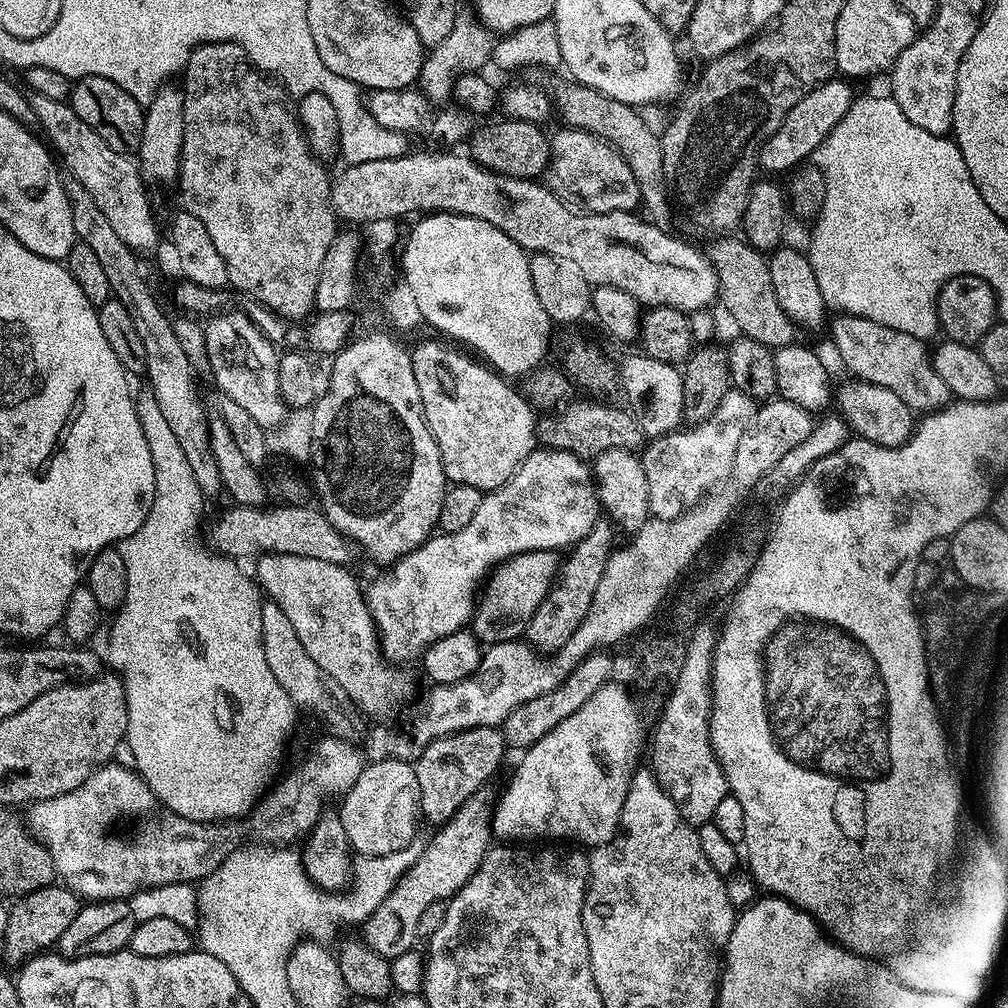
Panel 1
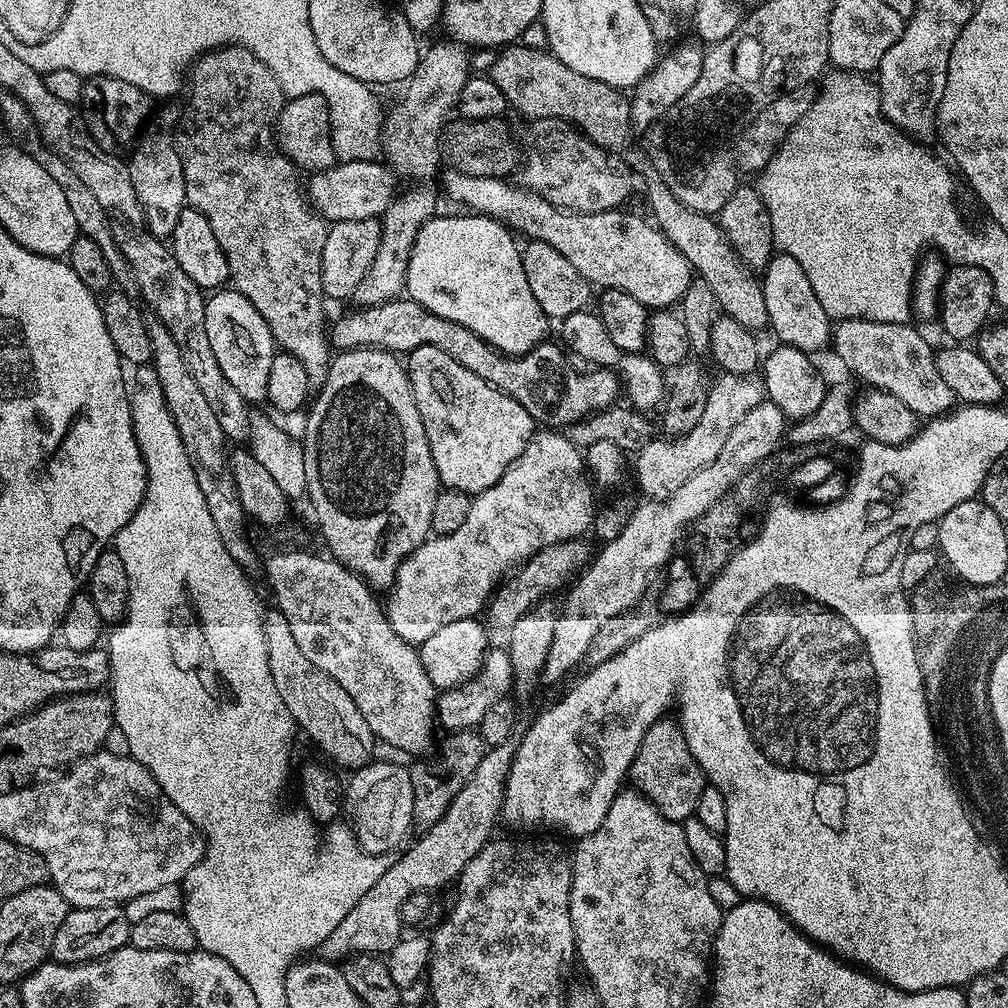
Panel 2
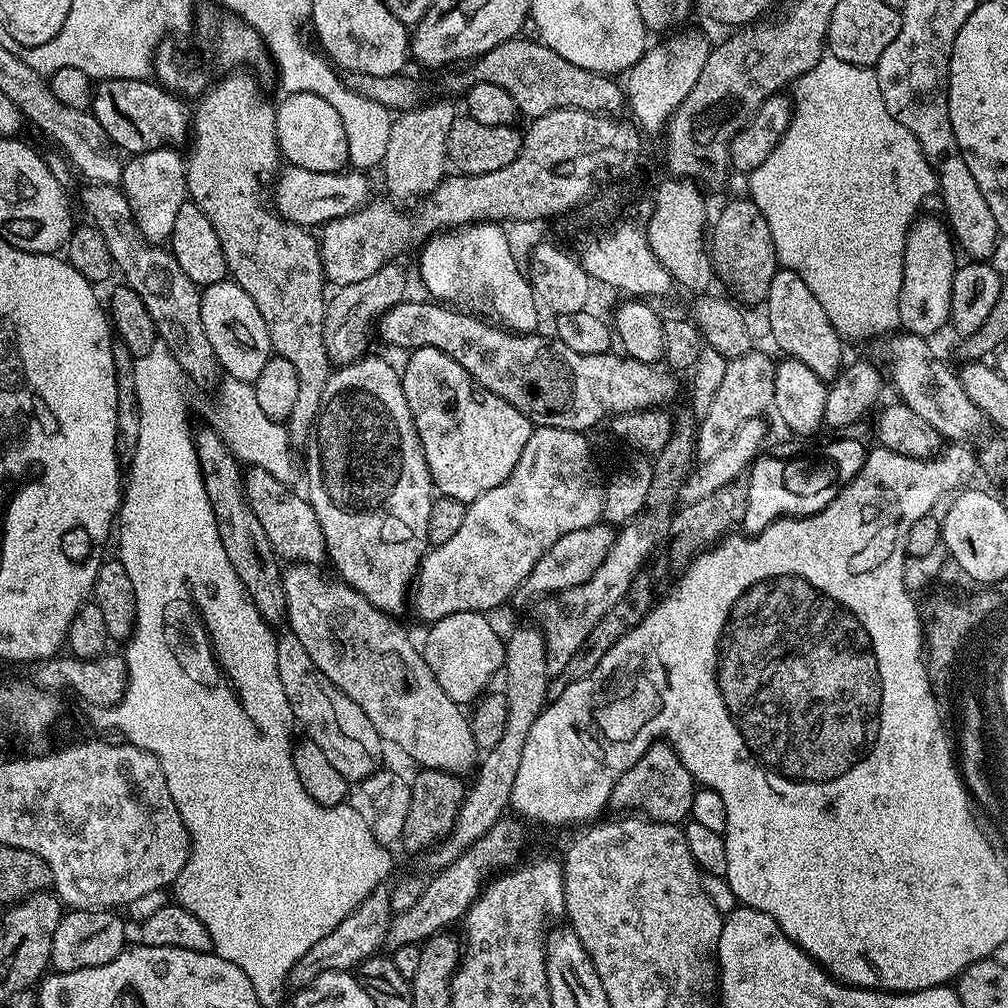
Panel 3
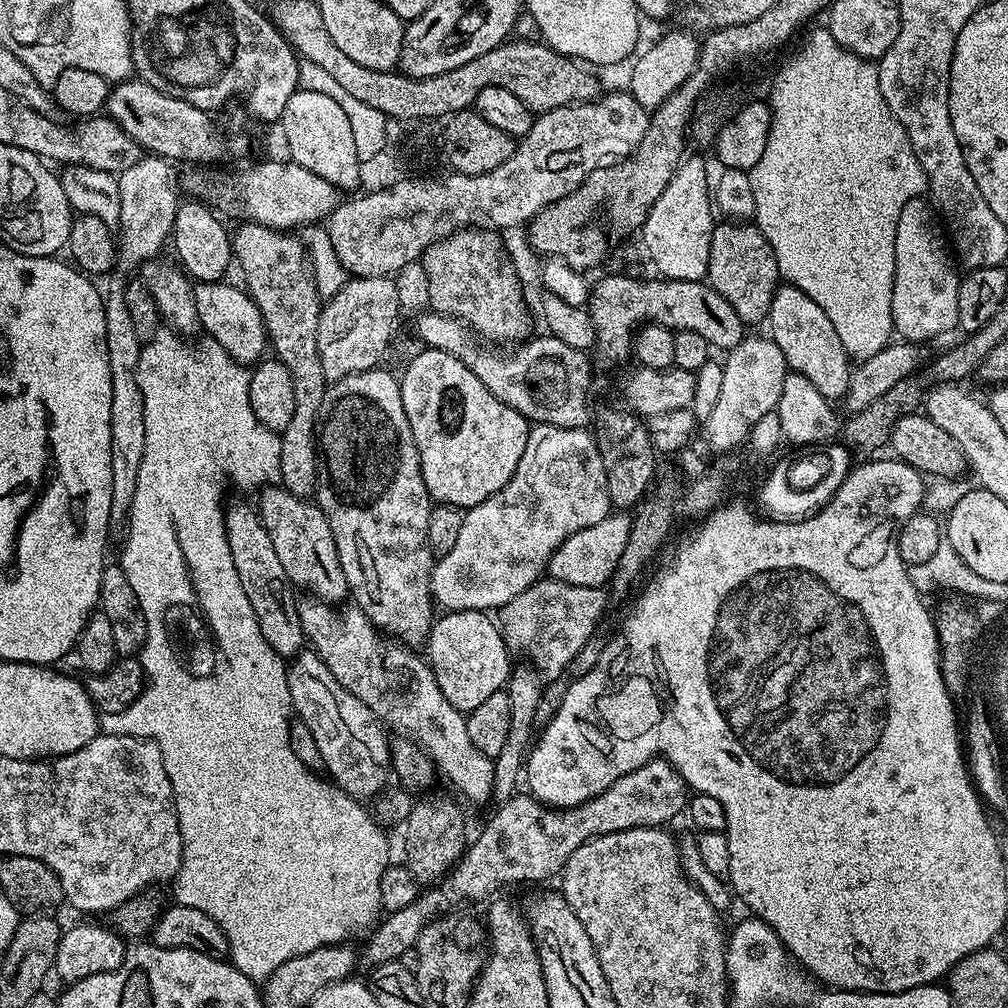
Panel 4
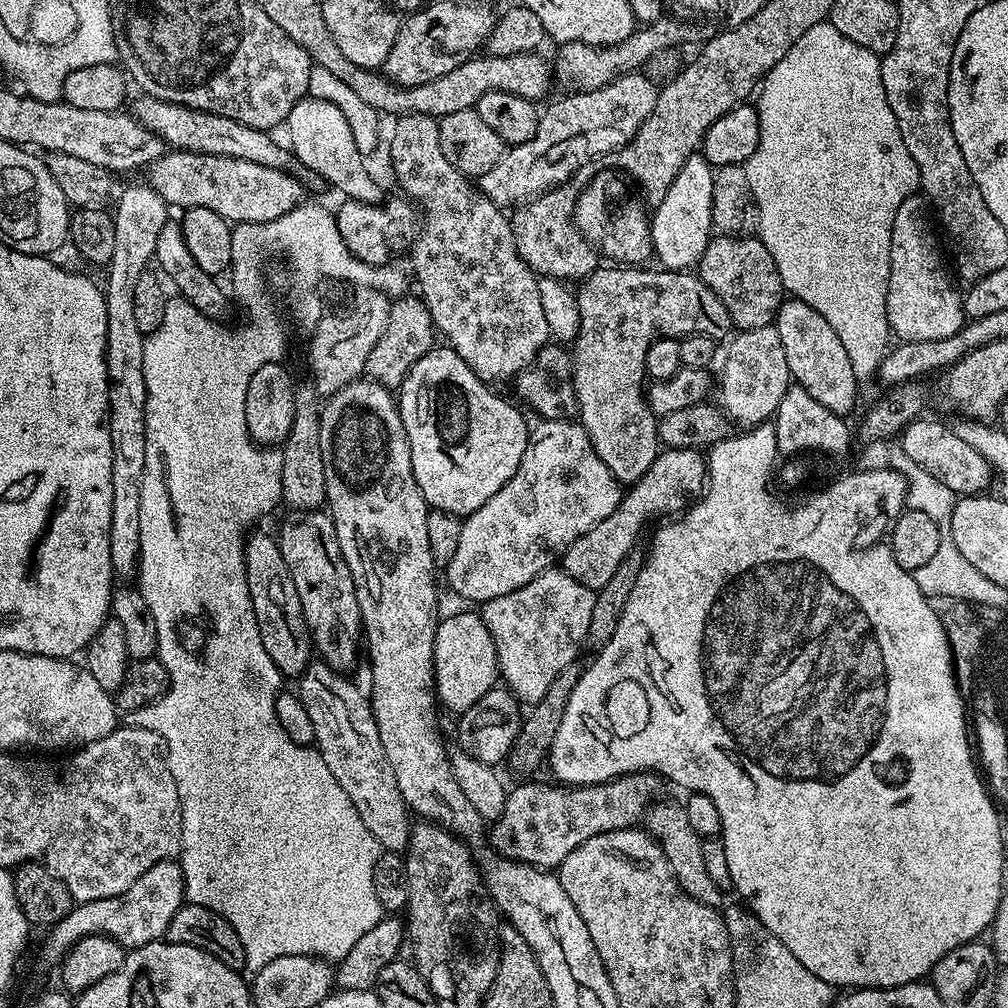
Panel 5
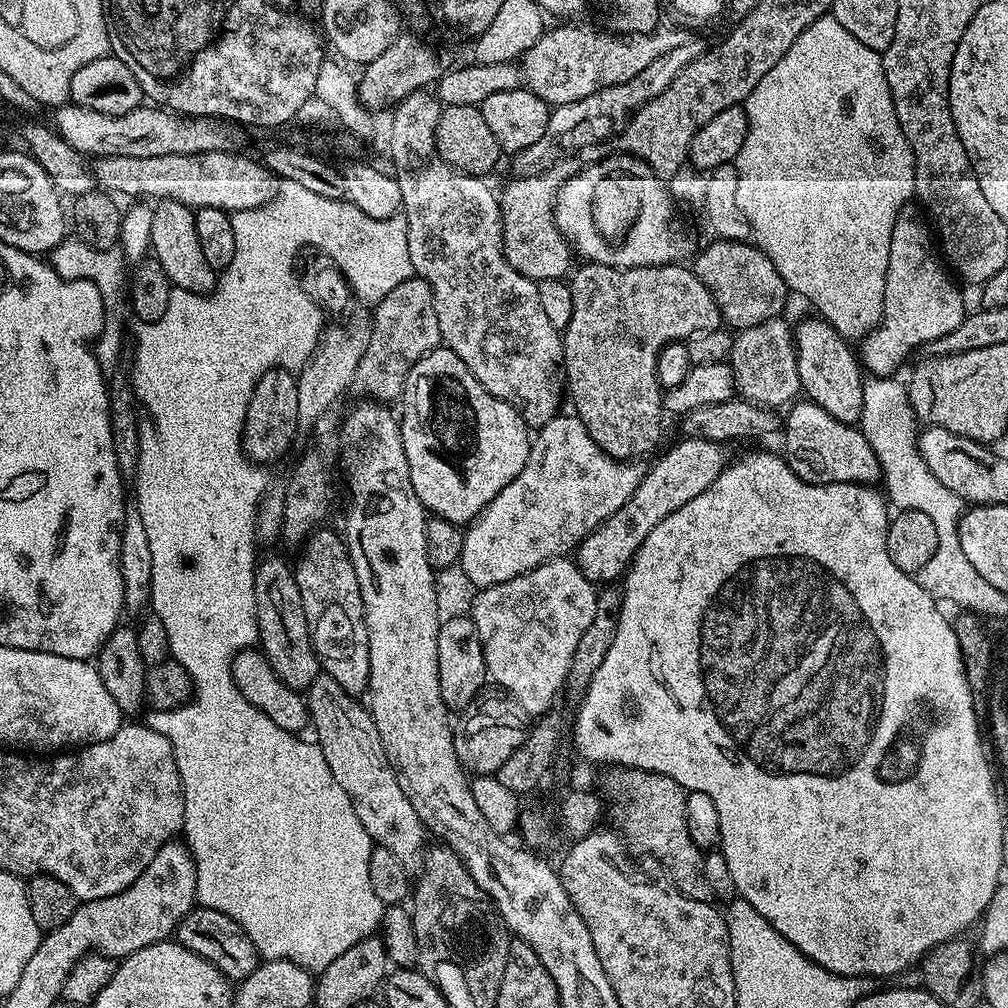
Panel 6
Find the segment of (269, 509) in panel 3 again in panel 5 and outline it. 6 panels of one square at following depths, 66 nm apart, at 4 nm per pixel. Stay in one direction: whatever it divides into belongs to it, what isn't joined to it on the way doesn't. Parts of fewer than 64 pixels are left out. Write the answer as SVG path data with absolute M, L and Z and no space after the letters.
M324 510L291 513L292 517L278 531L278 543L282 550L282 558L290 570L290 578L294 578L294 590L298 590L298 602L302 602L304 617L308 630L312 633L312 643L319 659L341 674L351 673L356 664L356 655L362 652L362 625L358 594L354 586L354 578L350 574L350 566L346 566L346 558L342 554L342 546L338 546L338 534L334 530L331 515Z

